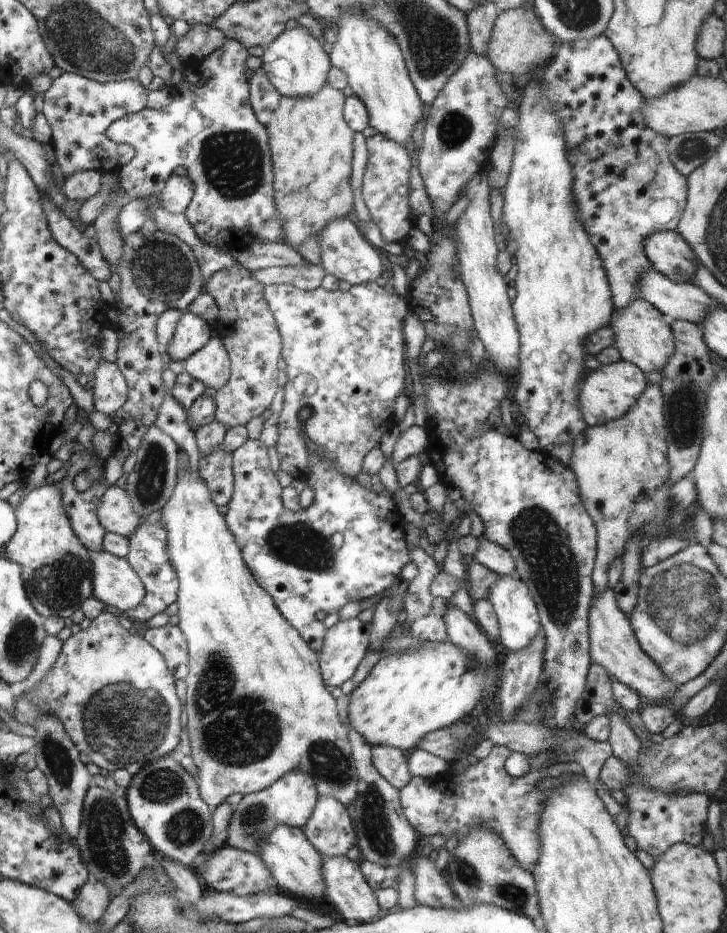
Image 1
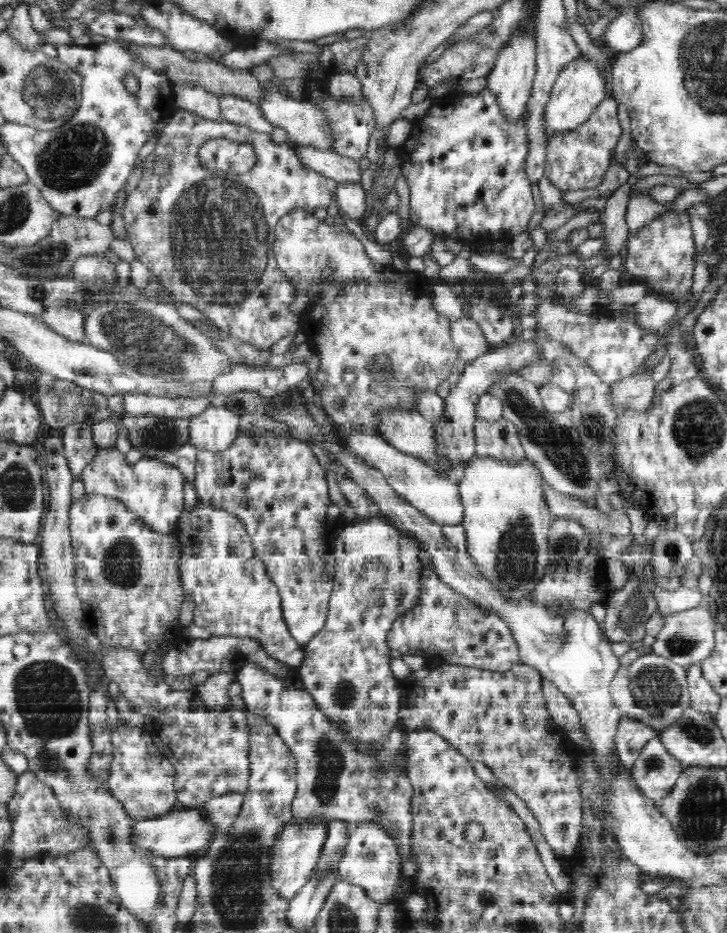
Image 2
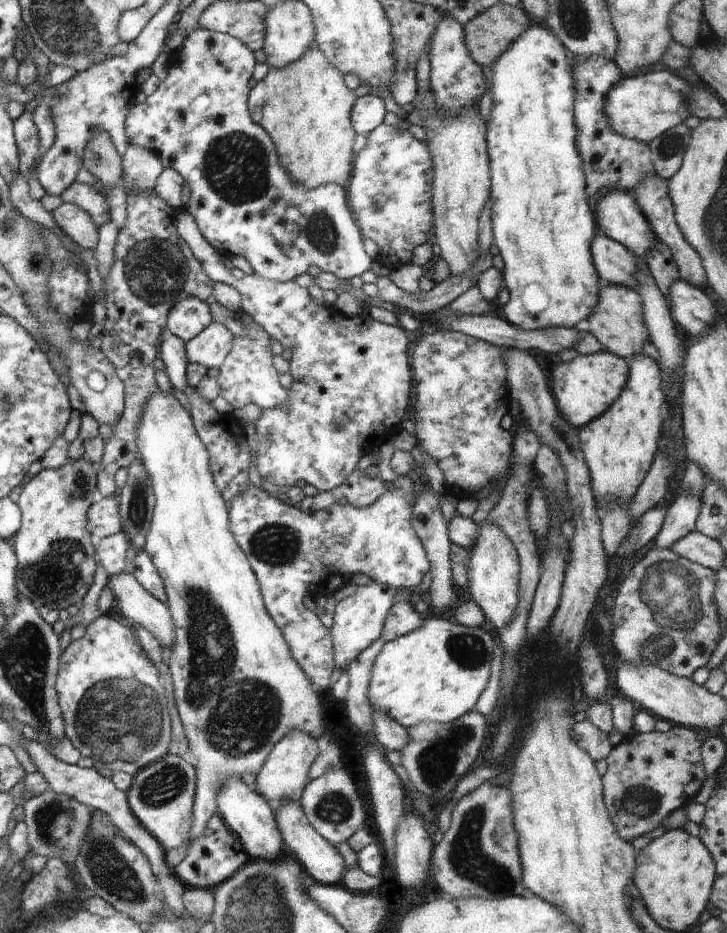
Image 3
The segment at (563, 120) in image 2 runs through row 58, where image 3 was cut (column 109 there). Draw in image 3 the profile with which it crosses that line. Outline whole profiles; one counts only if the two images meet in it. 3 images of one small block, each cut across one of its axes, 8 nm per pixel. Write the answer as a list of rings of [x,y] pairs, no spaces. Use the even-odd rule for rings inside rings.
[[[122,571],[110,575],[107,586],[114,596],[116,613],[122,613],[132,622],[146,628],[163,648],[171,648],[175,630],[167,605],[155,599],[132,572]]]

